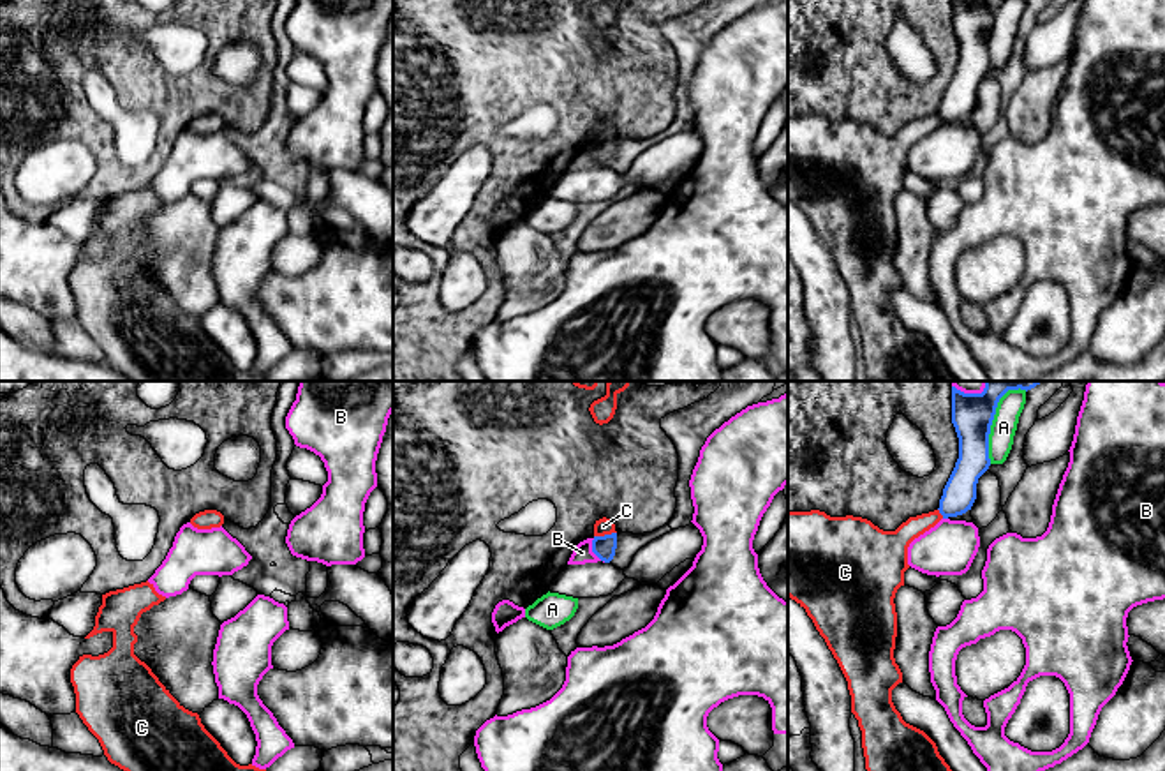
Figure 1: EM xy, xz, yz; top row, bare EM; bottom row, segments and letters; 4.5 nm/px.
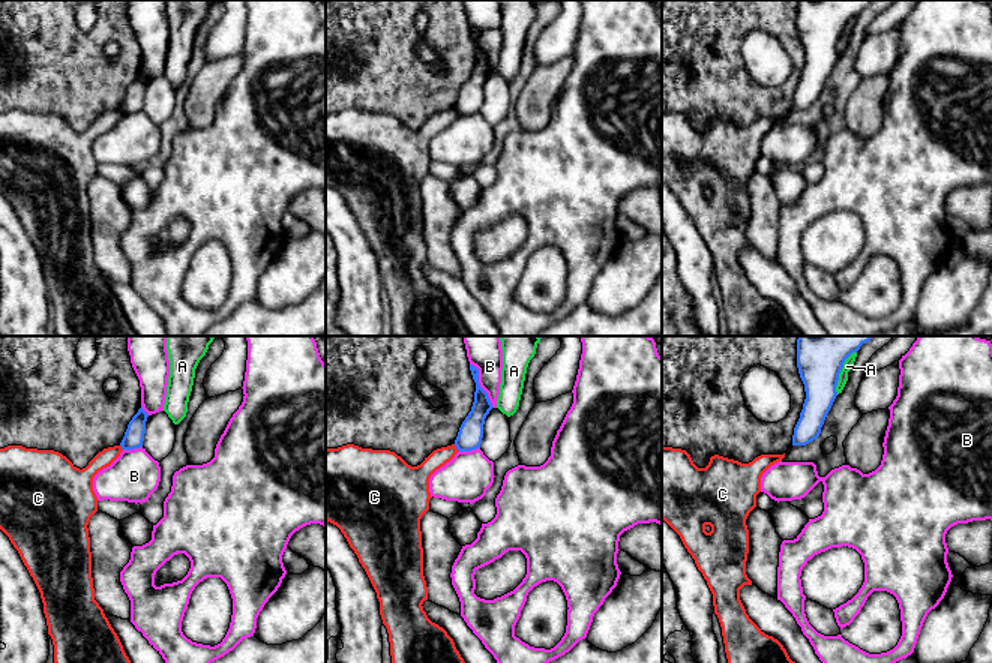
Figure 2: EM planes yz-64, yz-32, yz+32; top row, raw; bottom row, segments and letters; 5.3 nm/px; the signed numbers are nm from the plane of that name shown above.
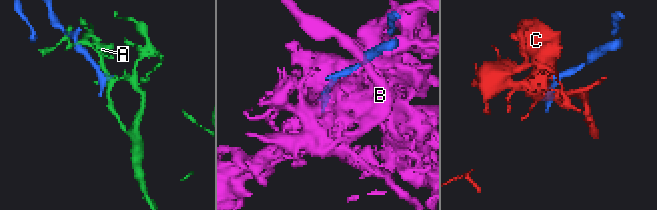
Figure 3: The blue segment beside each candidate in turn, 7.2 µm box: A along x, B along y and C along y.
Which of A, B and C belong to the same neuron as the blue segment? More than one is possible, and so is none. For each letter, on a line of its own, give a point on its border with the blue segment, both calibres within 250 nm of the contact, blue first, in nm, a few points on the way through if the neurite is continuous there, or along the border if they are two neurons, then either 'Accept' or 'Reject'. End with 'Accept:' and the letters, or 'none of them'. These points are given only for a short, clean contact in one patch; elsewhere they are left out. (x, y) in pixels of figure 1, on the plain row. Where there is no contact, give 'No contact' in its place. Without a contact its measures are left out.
A: Touches blue at yz (989, 34). Thickness 190 nm (blue) against 120 nm. Reject
B: Touches blue at xz (593, 156). Thickness 100 nm (blue) against 90 nm. Reject
C: Touches blue at xz (605, 140). Thickness 100 nm (blue) against 80 nm. Boundary: xz (615, 136), (594, 142). Reject
Accept: none of them

